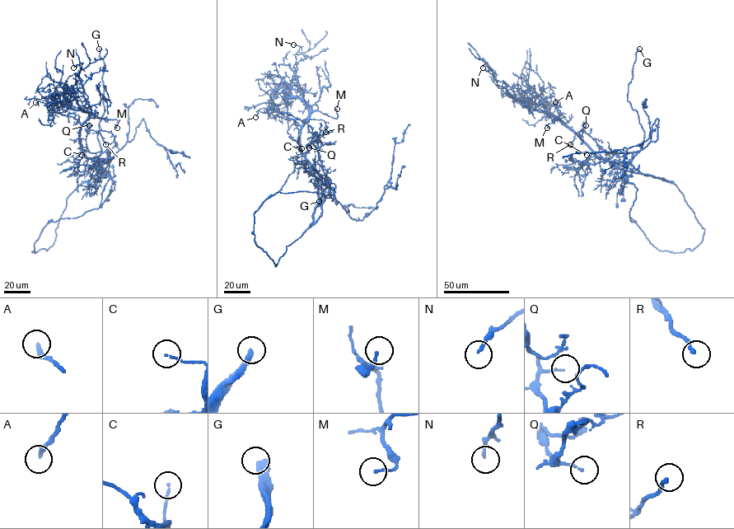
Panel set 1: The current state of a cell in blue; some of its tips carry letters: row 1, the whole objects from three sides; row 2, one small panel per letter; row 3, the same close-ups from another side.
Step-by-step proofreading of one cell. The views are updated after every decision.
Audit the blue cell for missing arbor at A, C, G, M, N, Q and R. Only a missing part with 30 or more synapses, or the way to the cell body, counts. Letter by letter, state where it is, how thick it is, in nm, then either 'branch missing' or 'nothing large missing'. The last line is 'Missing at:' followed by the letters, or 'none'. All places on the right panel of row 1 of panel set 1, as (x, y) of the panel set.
A: at (555, 102); 200 nm thick; nothing large missing
C: at (586, 155); 90 nm thick; nothing large missing
G: at (639, 49); 420 nm thick; branch missing
M: at (547, 128); 110 nm thick; nothing large missing
N: at (483, 67); 140 nm thick; nothing large missing
Q: at (586, 125); 100 nm thick; nothing large missing
R: at (570, 144); 190 nm thick; branch missing
Missing at: G, R

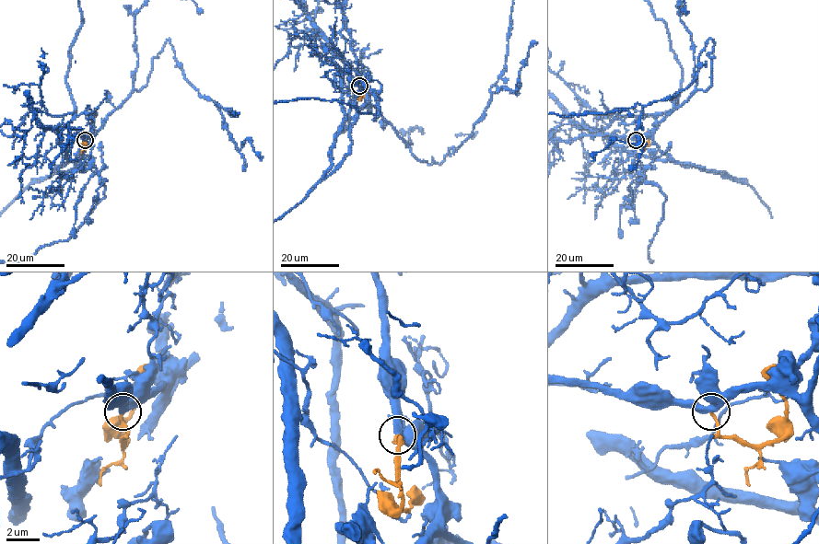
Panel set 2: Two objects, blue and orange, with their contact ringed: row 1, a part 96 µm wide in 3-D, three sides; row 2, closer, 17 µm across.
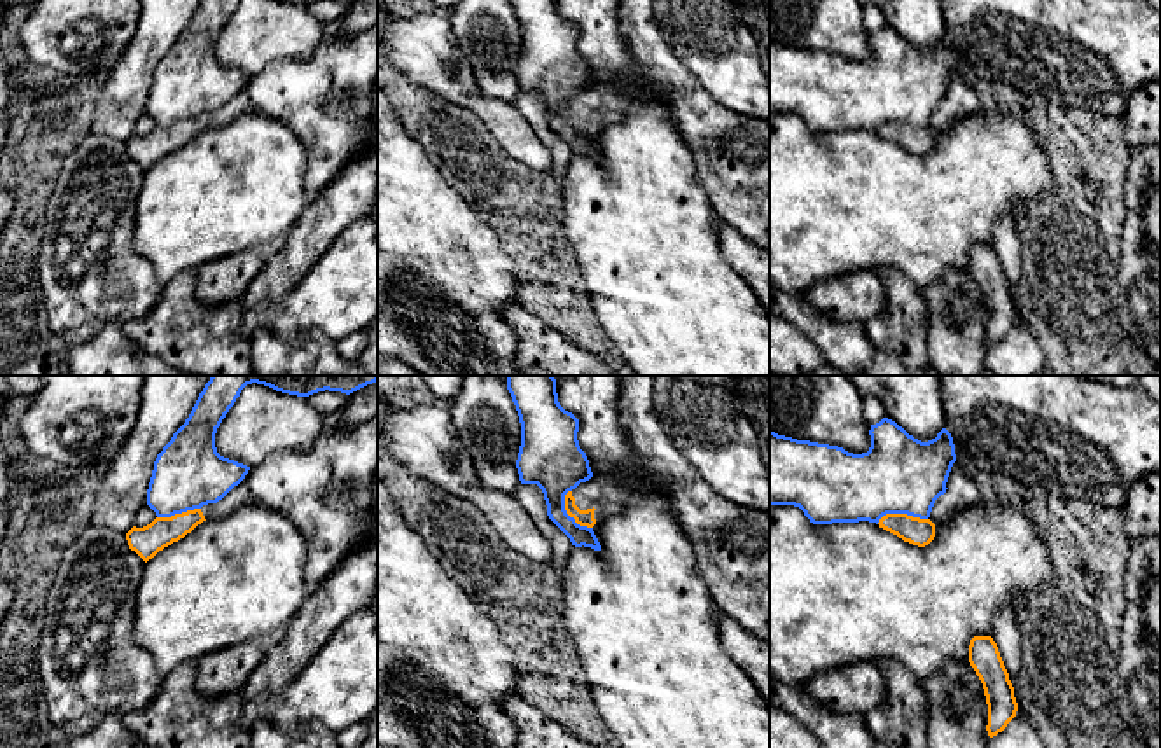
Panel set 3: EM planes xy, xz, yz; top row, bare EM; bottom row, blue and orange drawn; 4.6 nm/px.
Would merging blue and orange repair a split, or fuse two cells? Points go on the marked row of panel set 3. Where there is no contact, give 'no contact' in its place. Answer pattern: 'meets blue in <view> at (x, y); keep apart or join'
meets blue in yz at (901, 512); keep apart

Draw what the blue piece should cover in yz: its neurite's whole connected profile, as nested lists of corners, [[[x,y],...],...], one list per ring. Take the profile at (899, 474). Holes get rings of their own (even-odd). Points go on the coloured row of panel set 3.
[[[883,418],[871,425],[871,447],[867,453],[853,454],[838,446],[797,440],[769,430],[769,505],[799,507],[813,524],[832,523],[879,523],[886,514],[907,514],[928,519],[935,500],[946,493],[946,482],[956,461],[951,433],[942,428],[935,439],[921,442],[909,435],[895,421]]]

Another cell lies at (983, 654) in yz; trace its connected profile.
[[[974,636],[969,645],[969,662],[979,676],[988,704],[988,736],[1002,732],[1016,717],[1018,703],[1009,673],[991,636]]]

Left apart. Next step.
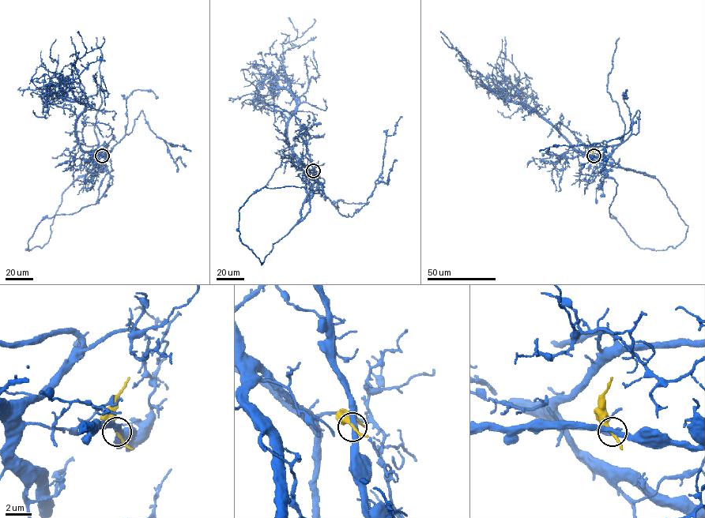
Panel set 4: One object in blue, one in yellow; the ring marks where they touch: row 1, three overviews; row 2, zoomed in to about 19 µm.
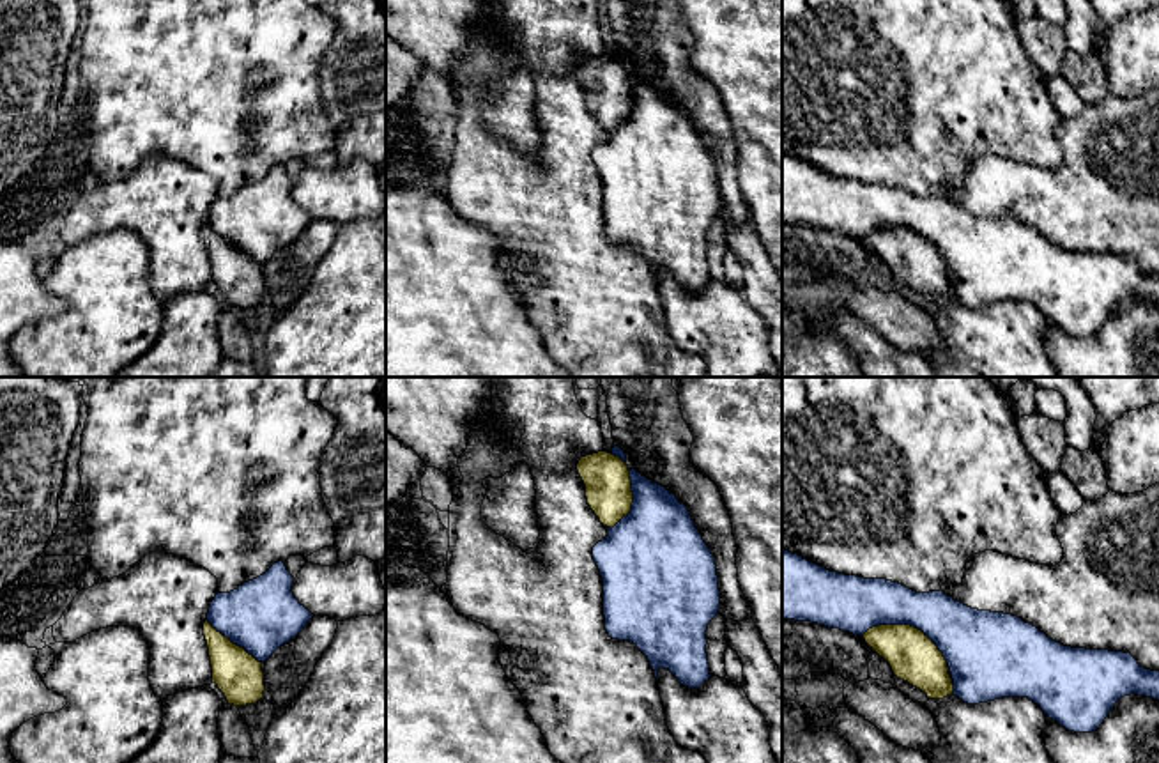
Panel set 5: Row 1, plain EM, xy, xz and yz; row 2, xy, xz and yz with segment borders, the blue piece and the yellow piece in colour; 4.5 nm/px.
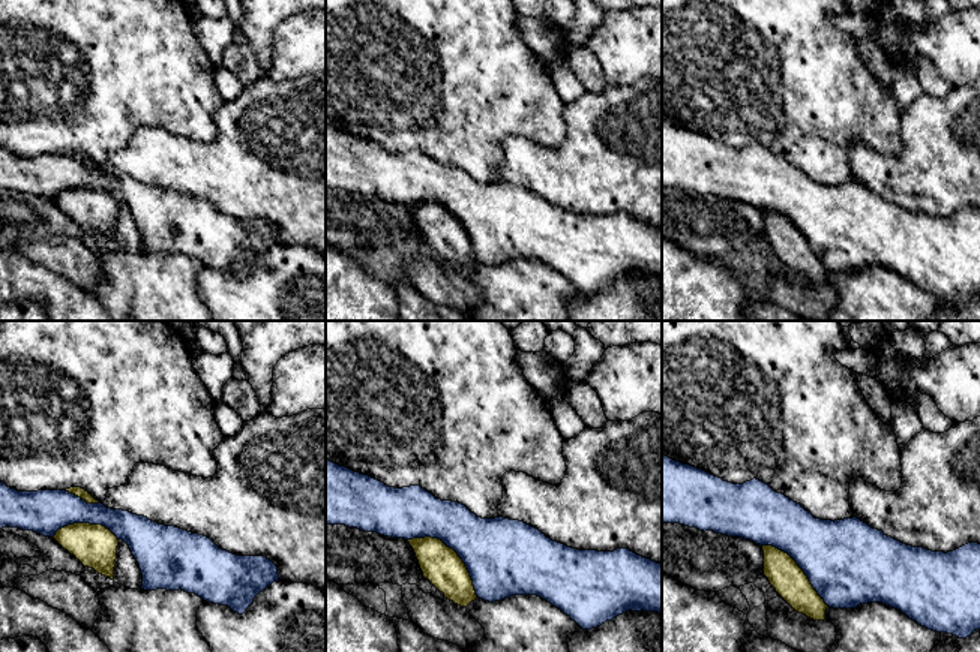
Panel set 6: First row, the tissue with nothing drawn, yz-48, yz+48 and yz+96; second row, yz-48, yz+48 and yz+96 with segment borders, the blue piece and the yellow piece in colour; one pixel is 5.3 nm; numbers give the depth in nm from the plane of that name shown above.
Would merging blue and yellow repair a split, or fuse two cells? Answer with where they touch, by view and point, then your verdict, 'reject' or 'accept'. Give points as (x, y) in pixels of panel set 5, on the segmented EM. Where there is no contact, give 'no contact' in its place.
contact yz (908, 624); reject

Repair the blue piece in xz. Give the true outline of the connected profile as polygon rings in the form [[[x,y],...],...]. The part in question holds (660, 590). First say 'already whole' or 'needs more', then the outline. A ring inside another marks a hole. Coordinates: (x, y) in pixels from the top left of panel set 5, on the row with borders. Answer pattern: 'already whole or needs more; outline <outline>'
already whole; outline [[[635,469],[628,471],[632,510],[593,547],[603,579],[605,630],[612,639],[633,643],[648,657],[656,680],[664,667],[681,685],[699,689],[711,676],[706,630],[720,609],[715,558],[678,497]]]

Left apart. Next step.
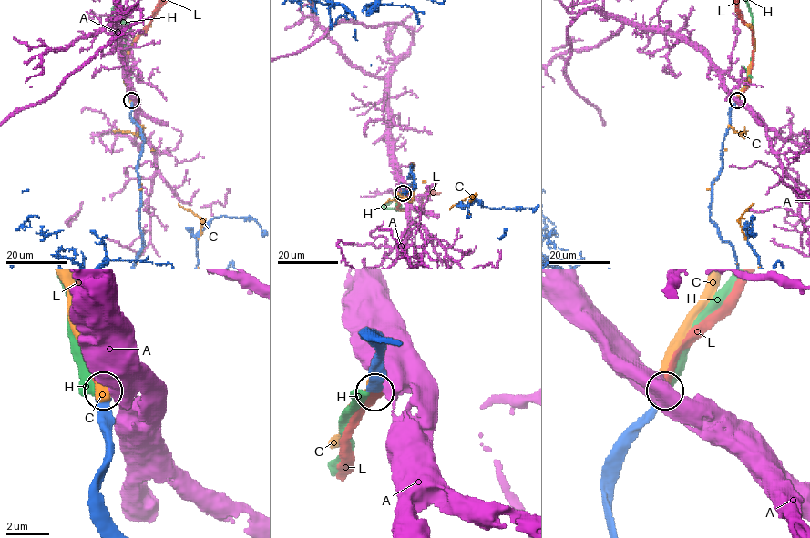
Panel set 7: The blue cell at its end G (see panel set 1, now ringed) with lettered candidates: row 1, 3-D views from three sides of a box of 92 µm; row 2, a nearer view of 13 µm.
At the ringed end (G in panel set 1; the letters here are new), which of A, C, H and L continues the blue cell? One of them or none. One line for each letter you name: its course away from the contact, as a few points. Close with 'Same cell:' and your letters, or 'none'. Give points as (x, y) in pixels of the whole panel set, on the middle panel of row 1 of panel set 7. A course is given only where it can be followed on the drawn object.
L: via (403, 193), (398, 208), (416, 208), (424, 198), (438, 194), (446, 187), (446, 177), (444, 177)
Same cell: L

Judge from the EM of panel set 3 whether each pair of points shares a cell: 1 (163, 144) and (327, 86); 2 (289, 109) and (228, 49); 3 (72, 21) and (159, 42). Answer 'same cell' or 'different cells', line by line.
1: same cell
2: different cells
3: different cells

